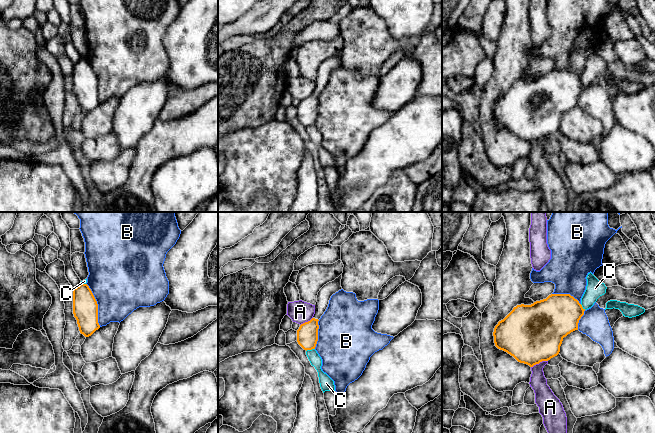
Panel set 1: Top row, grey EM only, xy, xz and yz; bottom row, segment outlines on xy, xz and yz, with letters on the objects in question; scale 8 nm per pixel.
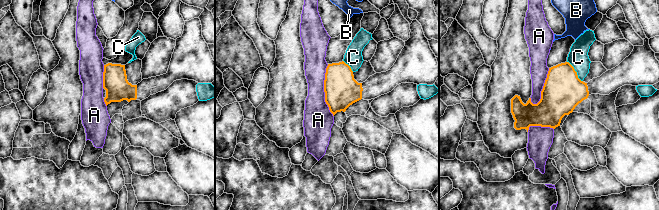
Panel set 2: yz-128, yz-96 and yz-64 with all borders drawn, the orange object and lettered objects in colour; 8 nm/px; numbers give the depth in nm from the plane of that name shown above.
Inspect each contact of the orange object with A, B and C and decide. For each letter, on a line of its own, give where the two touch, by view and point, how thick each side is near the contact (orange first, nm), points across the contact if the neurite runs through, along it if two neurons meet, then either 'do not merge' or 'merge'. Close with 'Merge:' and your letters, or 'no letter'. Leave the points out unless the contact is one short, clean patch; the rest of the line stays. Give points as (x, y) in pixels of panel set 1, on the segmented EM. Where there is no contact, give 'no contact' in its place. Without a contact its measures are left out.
A: yz (539, 362) | 460/140 nm | do not merge
B: xy (97, 305) | 200/460 nm | do not merge
C: xz (310, 349) | 180/90 nm | along xz (314, 348), (306, 351) | do not merge
Merge: no letter

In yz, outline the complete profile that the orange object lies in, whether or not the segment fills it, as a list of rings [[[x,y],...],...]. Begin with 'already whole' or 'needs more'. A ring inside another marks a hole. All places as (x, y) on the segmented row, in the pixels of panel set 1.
already whole | [[[551,294],[531,305],[517,305],[494,328],[495,346],[513,356],[518,362],[533,367],[557,356],[563,338],[578,330],[585,309],[570,294]]]

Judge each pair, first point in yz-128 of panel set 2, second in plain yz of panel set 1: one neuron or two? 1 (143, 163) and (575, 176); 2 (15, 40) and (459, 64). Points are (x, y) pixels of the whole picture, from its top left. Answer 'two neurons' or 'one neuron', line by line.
1: two neurons
2: one neuron

